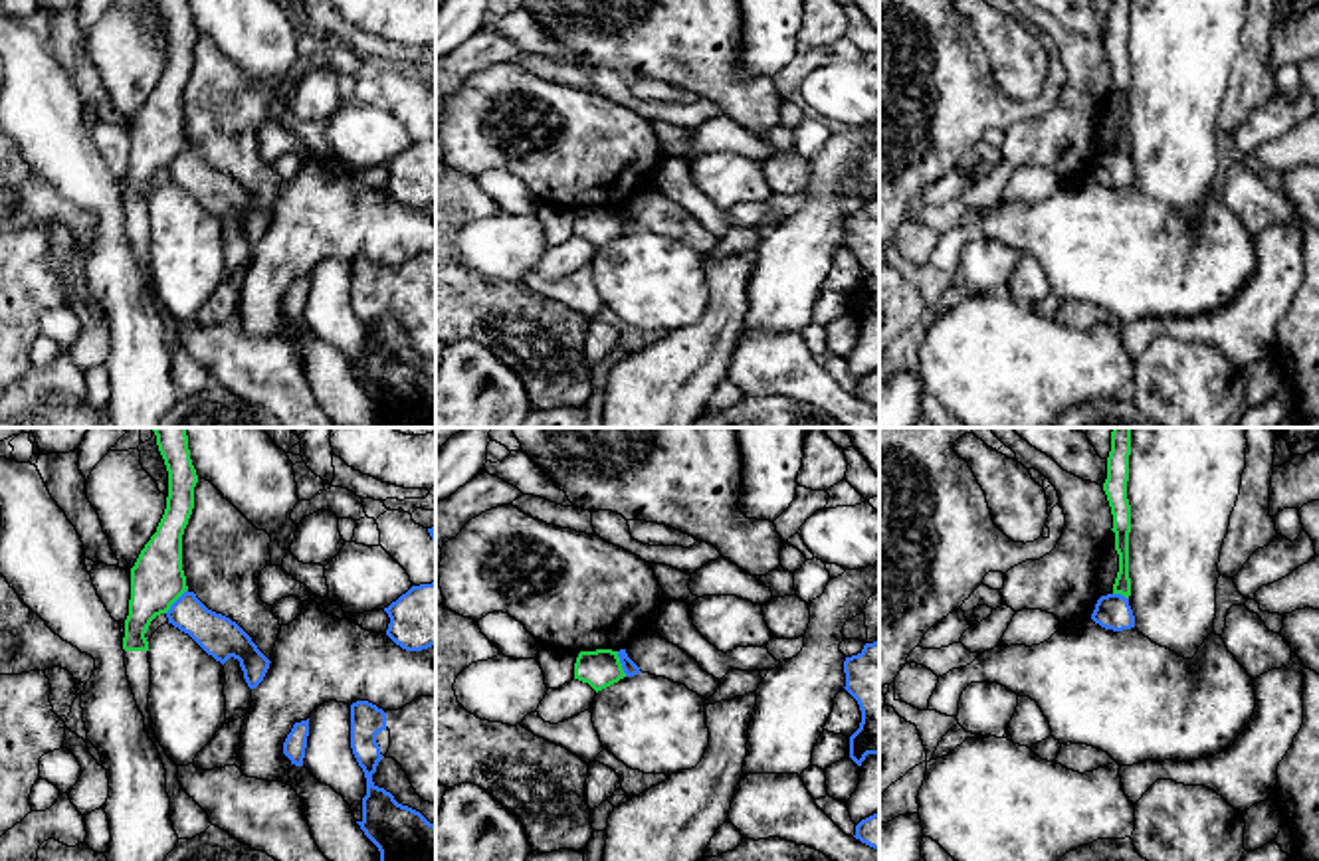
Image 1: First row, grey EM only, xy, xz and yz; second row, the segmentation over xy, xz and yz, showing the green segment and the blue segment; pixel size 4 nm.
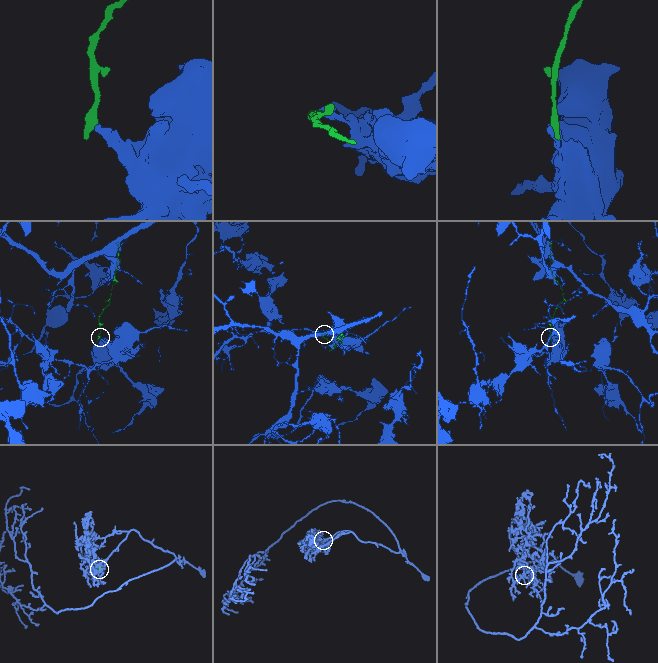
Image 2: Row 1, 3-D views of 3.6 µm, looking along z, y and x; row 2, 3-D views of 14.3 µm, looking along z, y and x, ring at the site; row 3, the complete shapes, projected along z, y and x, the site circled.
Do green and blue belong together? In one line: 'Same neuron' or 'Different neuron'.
Different neuron

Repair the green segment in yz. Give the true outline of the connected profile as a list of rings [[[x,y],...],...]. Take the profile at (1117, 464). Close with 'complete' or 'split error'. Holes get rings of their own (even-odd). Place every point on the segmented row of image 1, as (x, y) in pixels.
[[[1113,428],[1111,451],[1107,457],[1107,479],[1103,483],[1103,491],[1111,507],[1113,515],[1111,530],[1115,532],[1115,550],[1119,554],[1119,572],[1113,584],[1113,594],[1121,594],[1125,598],[1131,596],[1131,578],[1129,578],[1131,505],[1127,499],[1129,455],[1131,455],[1131,428]]] | complete

